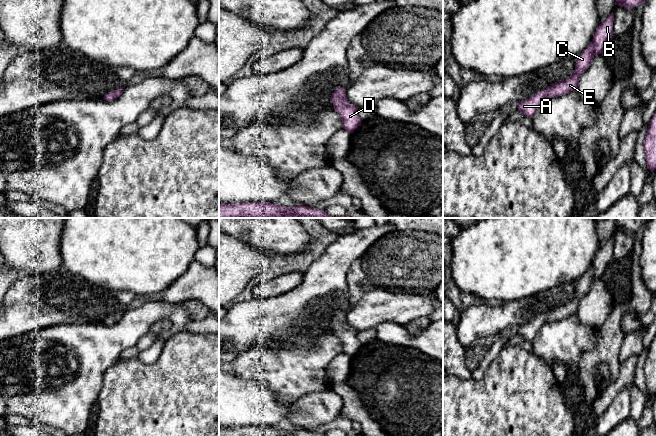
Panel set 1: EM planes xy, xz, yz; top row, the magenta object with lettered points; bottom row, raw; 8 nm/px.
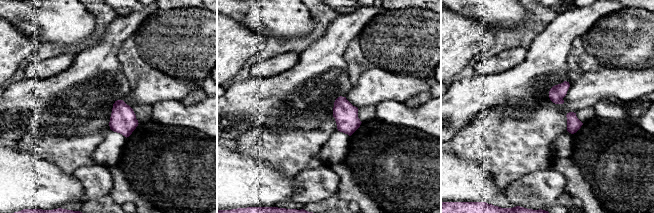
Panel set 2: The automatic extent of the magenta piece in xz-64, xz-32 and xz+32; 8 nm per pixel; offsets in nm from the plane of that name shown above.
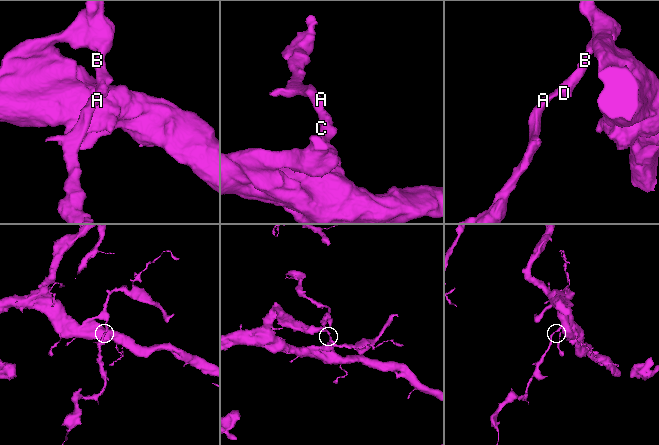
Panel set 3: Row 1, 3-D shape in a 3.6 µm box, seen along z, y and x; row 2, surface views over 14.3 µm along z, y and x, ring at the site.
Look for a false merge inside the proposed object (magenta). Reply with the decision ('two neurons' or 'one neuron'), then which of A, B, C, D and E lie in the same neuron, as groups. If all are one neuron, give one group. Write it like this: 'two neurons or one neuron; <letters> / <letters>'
one neuron; A B C D E

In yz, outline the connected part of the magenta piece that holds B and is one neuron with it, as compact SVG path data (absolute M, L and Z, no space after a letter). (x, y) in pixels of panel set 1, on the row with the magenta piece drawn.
M612 12L603 23L599 24L592 41L578 56L574 72L567 79L548 86L530 98L519 101L518 111L525 116L532 117L537 107L545 98L558 97L578 90L581 74L589 68L594 56L603 53L606 44L613 36L613 23L614 17Z

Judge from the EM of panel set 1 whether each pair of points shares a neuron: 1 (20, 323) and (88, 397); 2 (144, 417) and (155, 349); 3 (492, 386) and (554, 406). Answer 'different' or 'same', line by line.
1: different
2: different
3: same

